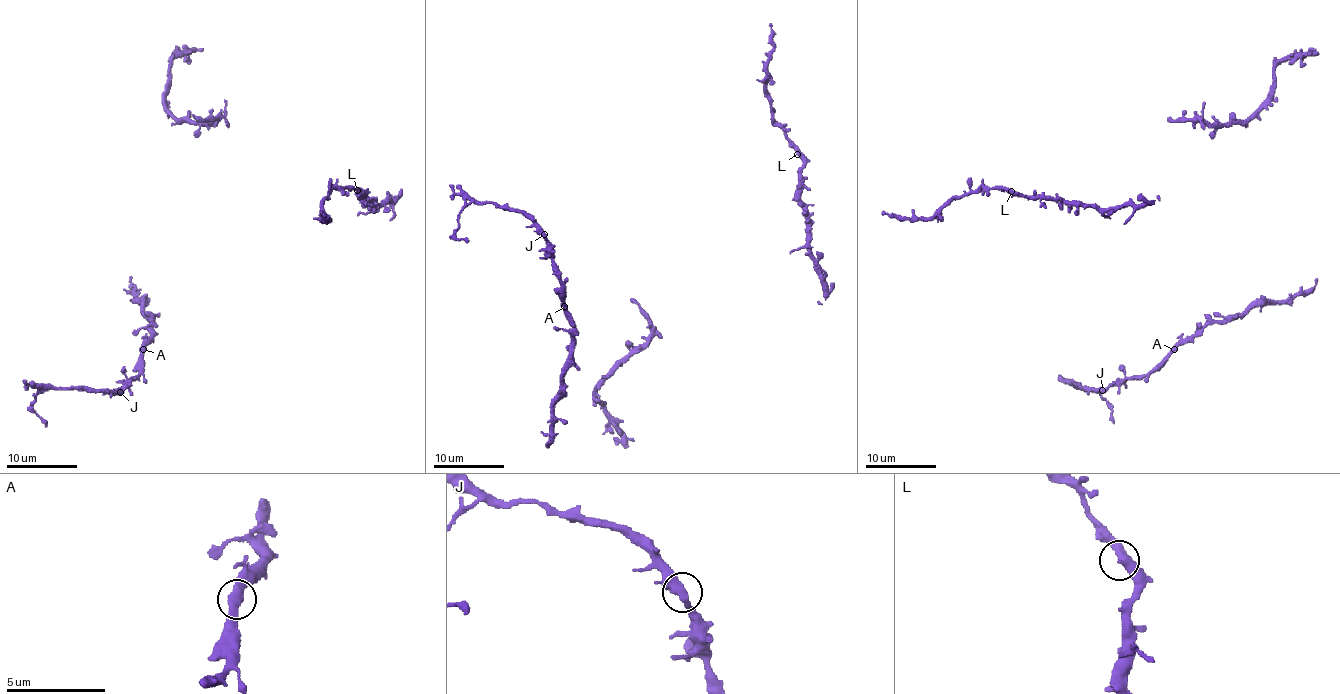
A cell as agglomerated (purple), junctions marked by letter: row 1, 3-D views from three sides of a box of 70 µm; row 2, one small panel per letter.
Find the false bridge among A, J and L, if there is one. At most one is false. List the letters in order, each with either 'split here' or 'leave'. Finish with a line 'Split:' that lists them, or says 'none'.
A: leave
J: leave
L: leave
Split: none

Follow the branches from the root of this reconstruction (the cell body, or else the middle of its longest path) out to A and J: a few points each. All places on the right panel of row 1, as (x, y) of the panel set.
A: (1199, 324), (1194, 335), (1184, 338), (1174, 349)
J: (1199, 324), (1194, 335), (1184, 338), (1147, 373), (1116, 380), (1103, 391)

